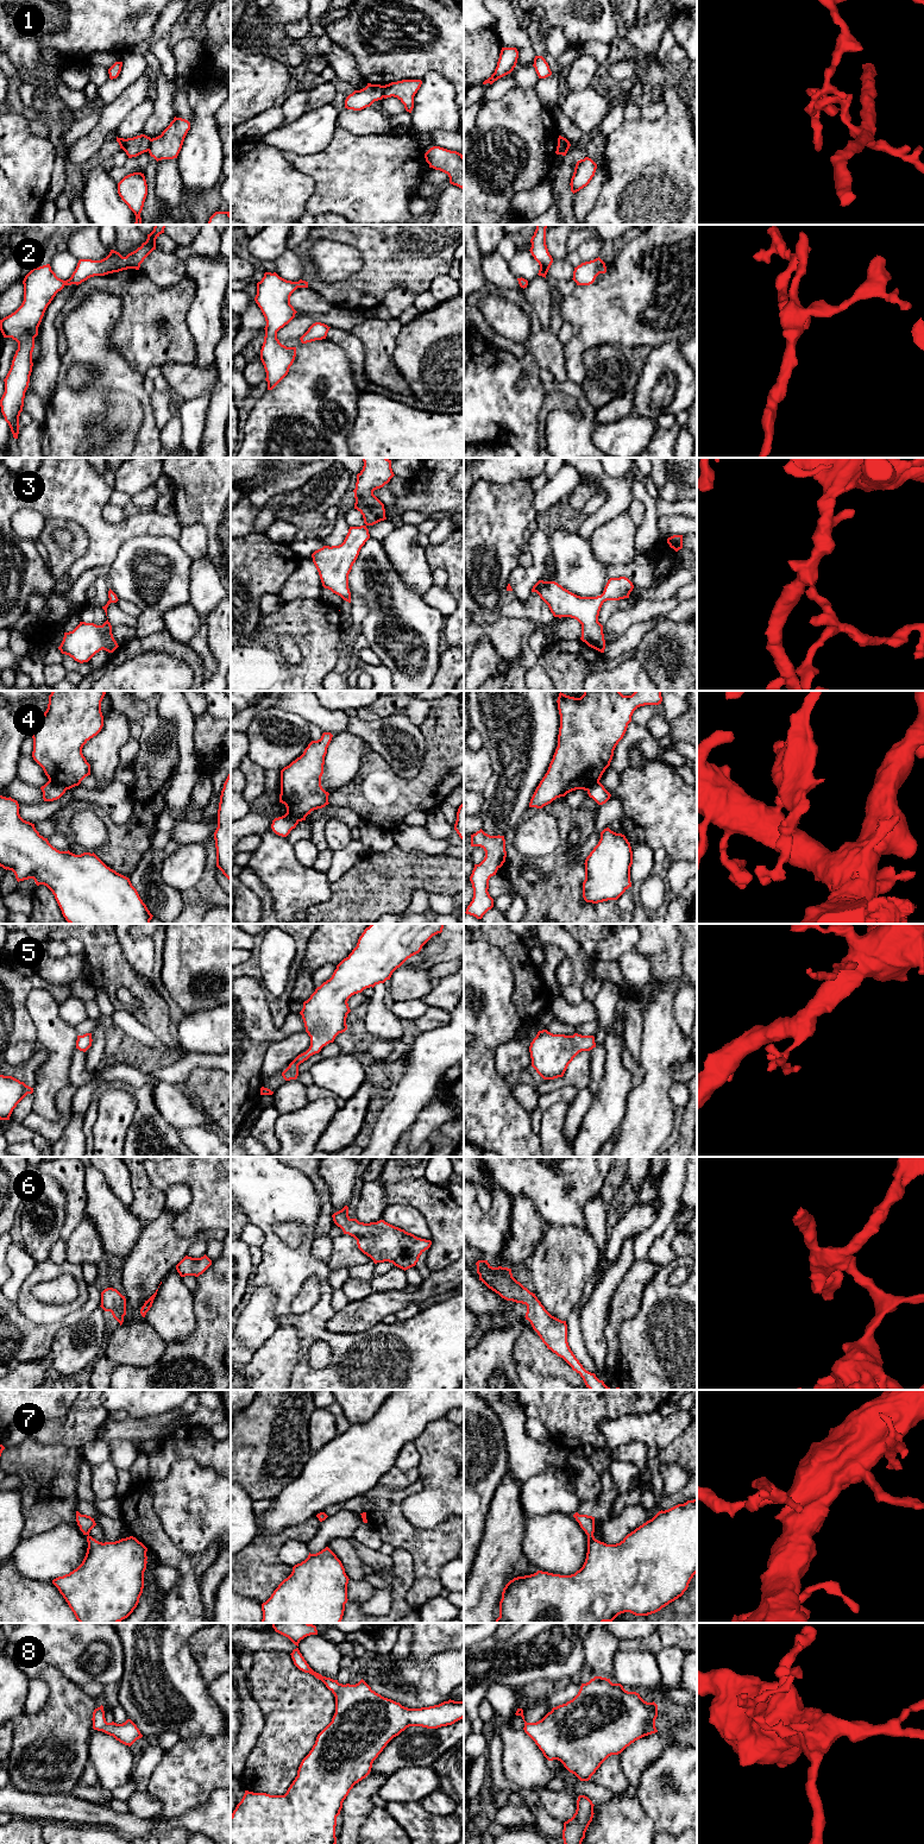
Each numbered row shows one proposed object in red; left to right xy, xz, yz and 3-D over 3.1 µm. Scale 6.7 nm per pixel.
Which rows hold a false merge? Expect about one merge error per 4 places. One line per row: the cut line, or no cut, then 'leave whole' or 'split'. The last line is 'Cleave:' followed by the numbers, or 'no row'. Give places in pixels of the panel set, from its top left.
1: cut xy (151, 139), (148, 150); split
2: cut none; leave whole
3: cut none; leave whole
4: cut xy (49, 780), (66, 790); split
5: cut none; leave whole
6: cut none; leave whole
7: cut none; leave whole
8: cut none; leave whole
Cleave: 1, 4

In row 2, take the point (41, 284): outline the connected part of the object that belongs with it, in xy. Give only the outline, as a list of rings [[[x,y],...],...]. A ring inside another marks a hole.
[[[155,225],[147,239],[136,251],[122,257],[111,250],[101,260],[80,259],[71,277],[63,281],[51,270],[50,264],[33,268],[24,278],[24,301],[11,315],[0,320],[4,338],[18,342],[11,369],[4,379],[5,392],[0,399],[1,413],[14,439],[19,434],[19,416],[32,372],[34,338],[48,306],[65,285],[81,284],[94,276],[105,276],[127,269],[139,270],[144,259],[156,250],[156,239],[164,233],[165,225]]]

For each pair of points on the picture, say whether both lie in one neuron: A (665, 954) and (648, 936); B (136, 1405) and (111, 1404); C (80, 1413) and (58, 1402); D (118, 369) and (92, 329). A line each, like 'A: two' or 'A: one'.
A: one
B: one
C: two
D: one

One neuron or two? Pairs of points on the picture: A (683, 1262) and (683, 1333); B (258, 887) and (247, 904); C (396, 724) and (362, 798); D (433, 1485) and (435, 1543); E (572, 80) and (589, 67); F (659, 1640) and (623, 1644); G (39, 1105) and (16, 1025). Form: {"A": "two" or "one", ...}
{"A": "one", "B": "two", "C": "two", "D": "two", "E": "one", "F": "one", "G": "two"}

